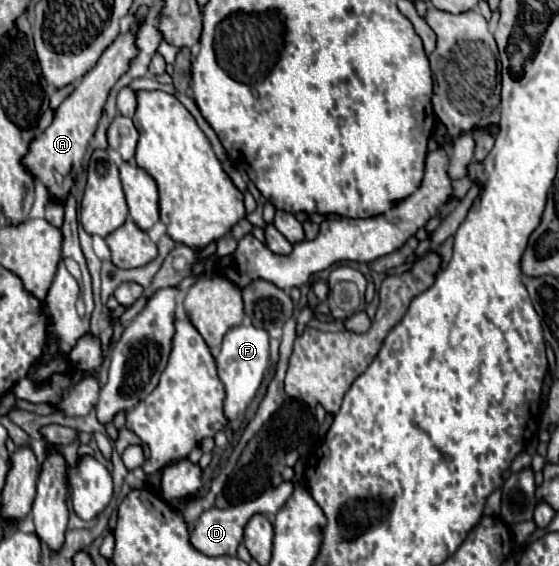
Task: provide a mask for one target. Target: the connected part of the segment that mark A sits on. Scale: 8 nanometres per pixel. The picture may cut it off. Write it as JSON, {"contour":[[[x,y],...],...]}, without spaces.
{"contour":[[[136,18],[132,28],[124,36],[118,36],[104,50],[104,54],[98,60],[98,64],[76,84],[72,94],[68,94],[68,98],[64,98],[64,102],[54,110],[52,124],[38,138],[34,138],[34,142],[30,142],[28,154],[22,158],[22,166],[26,168],[26,172],[30,172],[36,178],[36,182],[40,180],[44,184],[44,188],[46,188],[46,172],[56,170],[56,172],[60,172],[64,176],[64,184],[56,192],[48,192],[50,198],[54,198],[60,204],[66,202],[66,196],[68,196],[70,188],[76,184],[78,168],[82,166],[82,158],[84,158],[84,152],[88,148],[88,142],[92,140],[92,136],[96,132],[96,124],[100,120],[102,106],[104,106],[104,102],[108,98],[110,88],[128,70],[128,62],[138,54],[138,50],[134,46],[138,24],[140,24],[140,18]]]}

